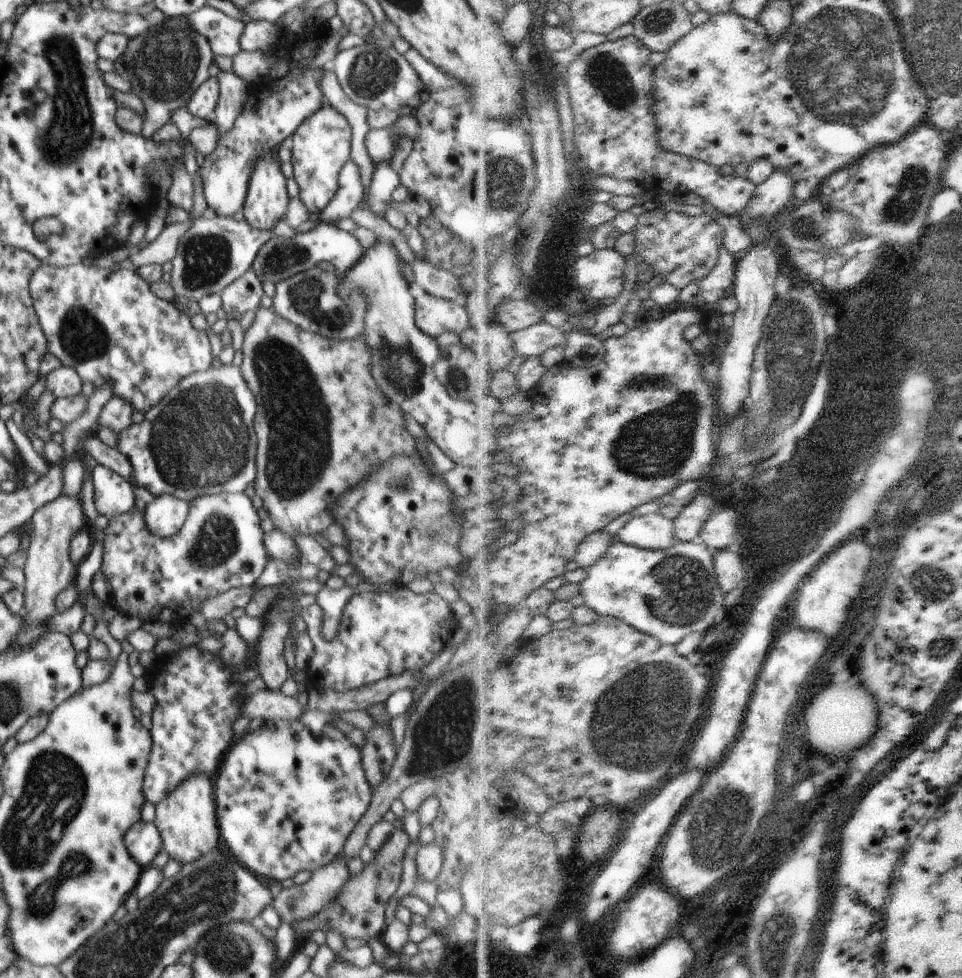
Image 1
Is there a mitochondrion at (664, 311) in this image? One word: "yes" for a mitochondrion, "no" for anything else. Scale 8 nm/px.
no

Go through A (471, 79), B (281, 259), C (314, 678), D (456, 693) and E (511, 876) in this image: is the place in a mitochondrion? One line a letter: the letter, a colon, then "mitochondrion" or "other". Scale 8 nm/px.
A: other
B: mitochondrion
C: other
D: mitochondrion
E: mitochondrion

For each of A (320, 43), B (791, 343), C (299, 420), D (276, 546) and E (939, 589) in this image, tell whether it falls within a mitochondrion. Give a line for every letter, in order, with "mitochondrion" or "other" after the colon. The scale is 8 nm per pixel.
A: other
B: mitochondrion
C: mitochondrion
D: other
E: mitochondrion

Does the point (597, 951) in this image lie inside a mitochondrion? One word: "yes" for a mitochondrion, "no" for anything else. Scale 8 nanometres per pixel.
no

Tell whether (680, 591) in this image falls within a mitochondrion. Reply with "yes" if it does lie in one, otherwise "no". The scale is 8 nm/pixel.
yes

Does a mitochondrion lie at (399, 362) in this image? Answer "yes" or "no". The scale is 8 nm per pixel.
yes

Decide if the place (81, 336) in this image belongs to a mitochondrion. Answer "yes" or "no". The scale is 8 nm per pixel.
yes

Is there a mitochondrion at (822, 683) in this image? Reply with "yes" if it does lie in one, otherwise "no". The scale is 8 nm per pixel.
no

